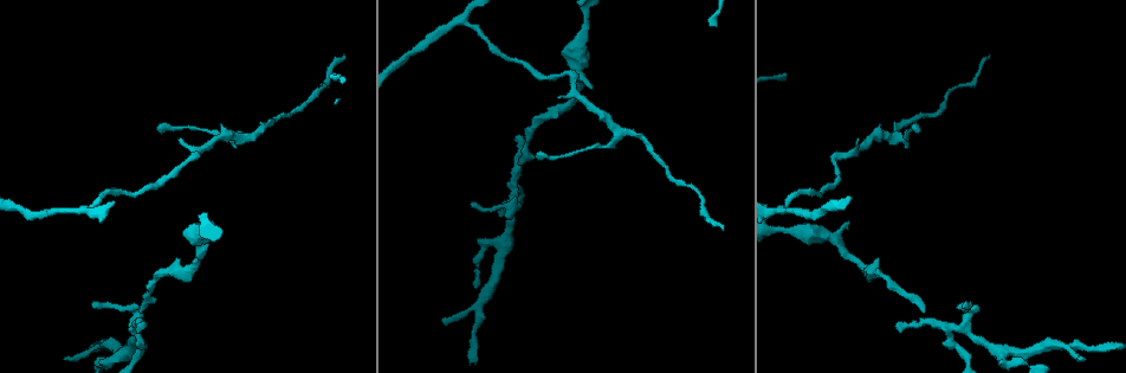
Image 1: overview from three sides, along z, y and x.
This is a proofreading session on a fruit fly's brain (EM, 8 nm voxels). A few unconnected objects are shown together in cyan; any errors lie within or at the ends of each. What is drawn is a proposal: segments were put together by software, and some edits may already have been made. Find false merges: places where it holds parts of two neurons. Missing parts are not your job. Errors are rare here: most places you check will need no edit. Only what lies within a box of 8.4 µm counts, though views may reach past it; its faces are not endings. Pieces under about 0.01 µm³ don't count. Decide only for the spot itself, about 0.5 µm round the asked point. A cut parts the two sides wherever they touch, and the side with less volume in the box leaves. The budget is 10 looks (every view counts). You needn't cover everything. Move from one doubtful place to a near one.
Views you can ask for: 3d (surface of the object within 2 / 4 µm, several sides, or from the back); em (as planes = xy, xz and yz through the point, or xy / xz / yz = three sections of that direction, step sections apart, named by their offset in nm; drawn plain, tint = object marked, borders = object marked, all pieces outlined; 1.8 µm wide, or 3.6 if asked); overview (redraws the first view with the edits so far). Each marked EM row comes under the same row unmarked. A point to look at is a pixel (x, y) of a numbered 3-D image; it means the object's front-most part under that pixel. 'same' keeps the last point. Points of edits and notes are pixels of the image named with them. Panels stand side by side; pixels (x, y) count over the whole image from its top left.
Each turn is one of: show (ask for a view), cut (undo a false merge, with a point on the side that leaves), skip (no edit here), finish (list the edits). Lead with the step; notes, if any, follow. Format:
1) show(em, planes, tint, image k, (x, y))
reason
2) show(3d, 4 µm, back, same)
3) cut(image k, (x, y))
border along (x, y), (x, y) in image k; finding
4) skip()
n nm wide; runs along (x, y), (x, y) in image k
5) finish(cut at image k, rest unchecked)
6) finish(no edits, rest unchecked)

show(em, 3.6 µm, planes, tint, image 1, (572, 73))
sharp bend

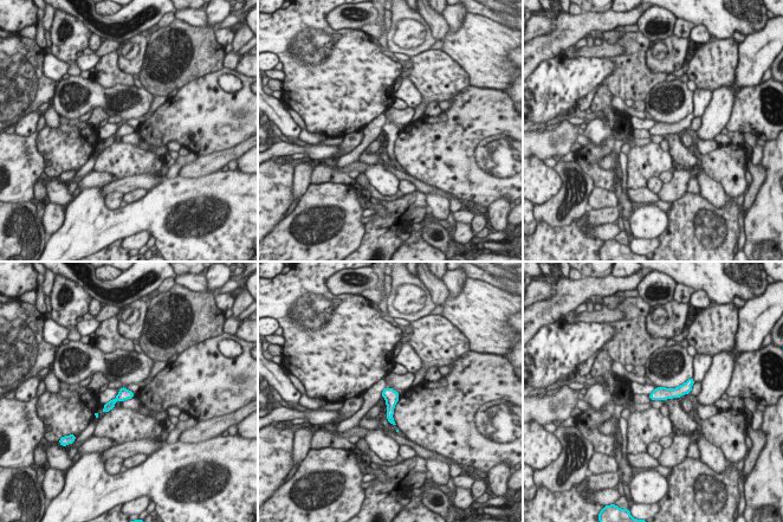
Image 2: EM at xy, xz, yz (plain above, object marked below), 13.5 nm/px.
skip()
runs along (688, 387), (653, 397) in image 2; one neuron here

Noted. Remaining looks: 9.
show(3d, 2 µm, image 1, (238, 137))
a fork

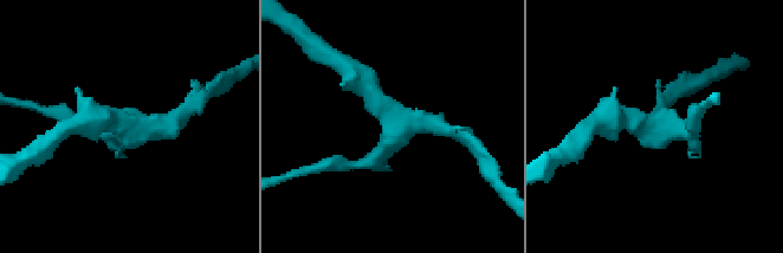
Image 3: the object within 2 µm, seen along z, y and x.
show(em, planes, tint, image 3, (133, 133))
3 arms

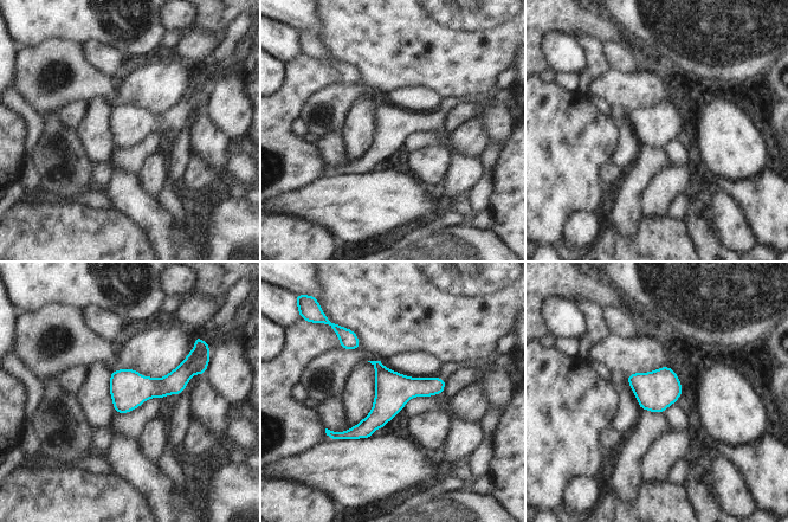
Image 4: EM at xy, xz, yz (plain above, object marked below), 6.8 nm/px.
skip()
runs along (441, 382), (335, 434) in image 4; all the same neuron

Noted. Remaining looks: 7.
show(em, planes, tint, image 1, (782, 207))
two arms in line, one across

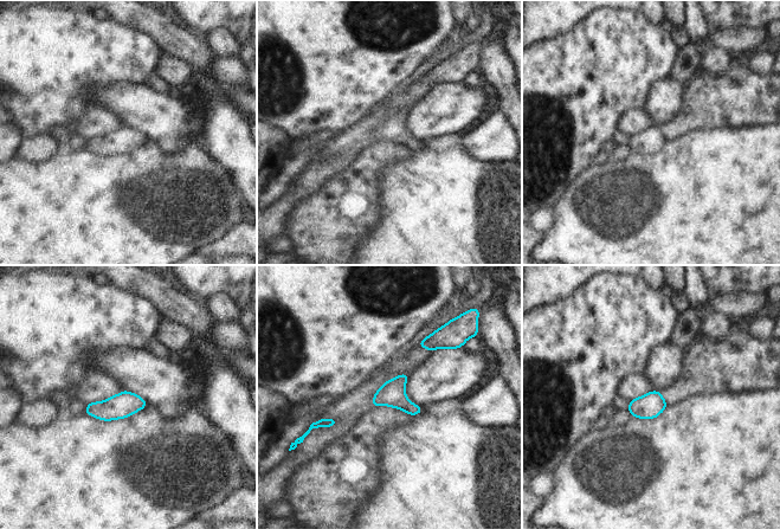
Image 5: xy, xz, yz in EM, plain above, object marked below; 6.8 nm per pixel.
skip()
all the same neuron

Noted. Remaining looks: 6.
show(em, planes, tint, image 1, (962, 327))
arms part here

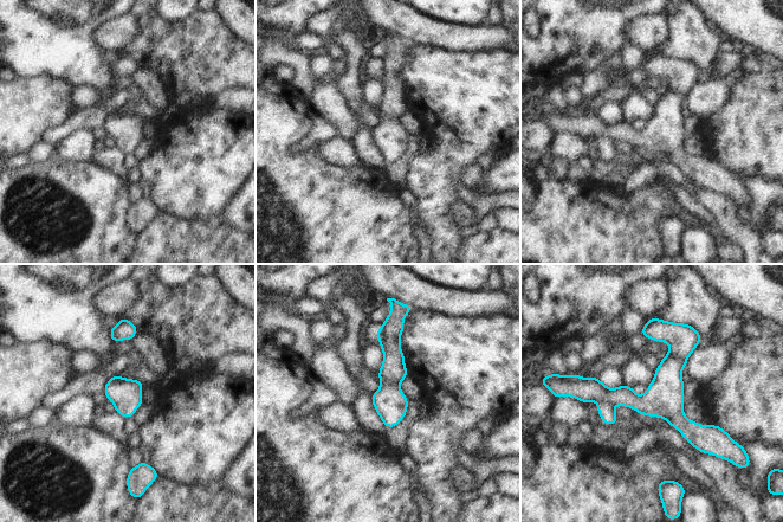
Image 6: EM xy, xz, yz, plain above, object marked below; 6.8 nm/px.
cut(image 6, (606, 411))
border along (599, 403), (608, 403), (613, 406) in image 6; two neurons meet here

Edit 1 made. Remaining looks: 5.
finish(cut at image 6, rest unchecked)

